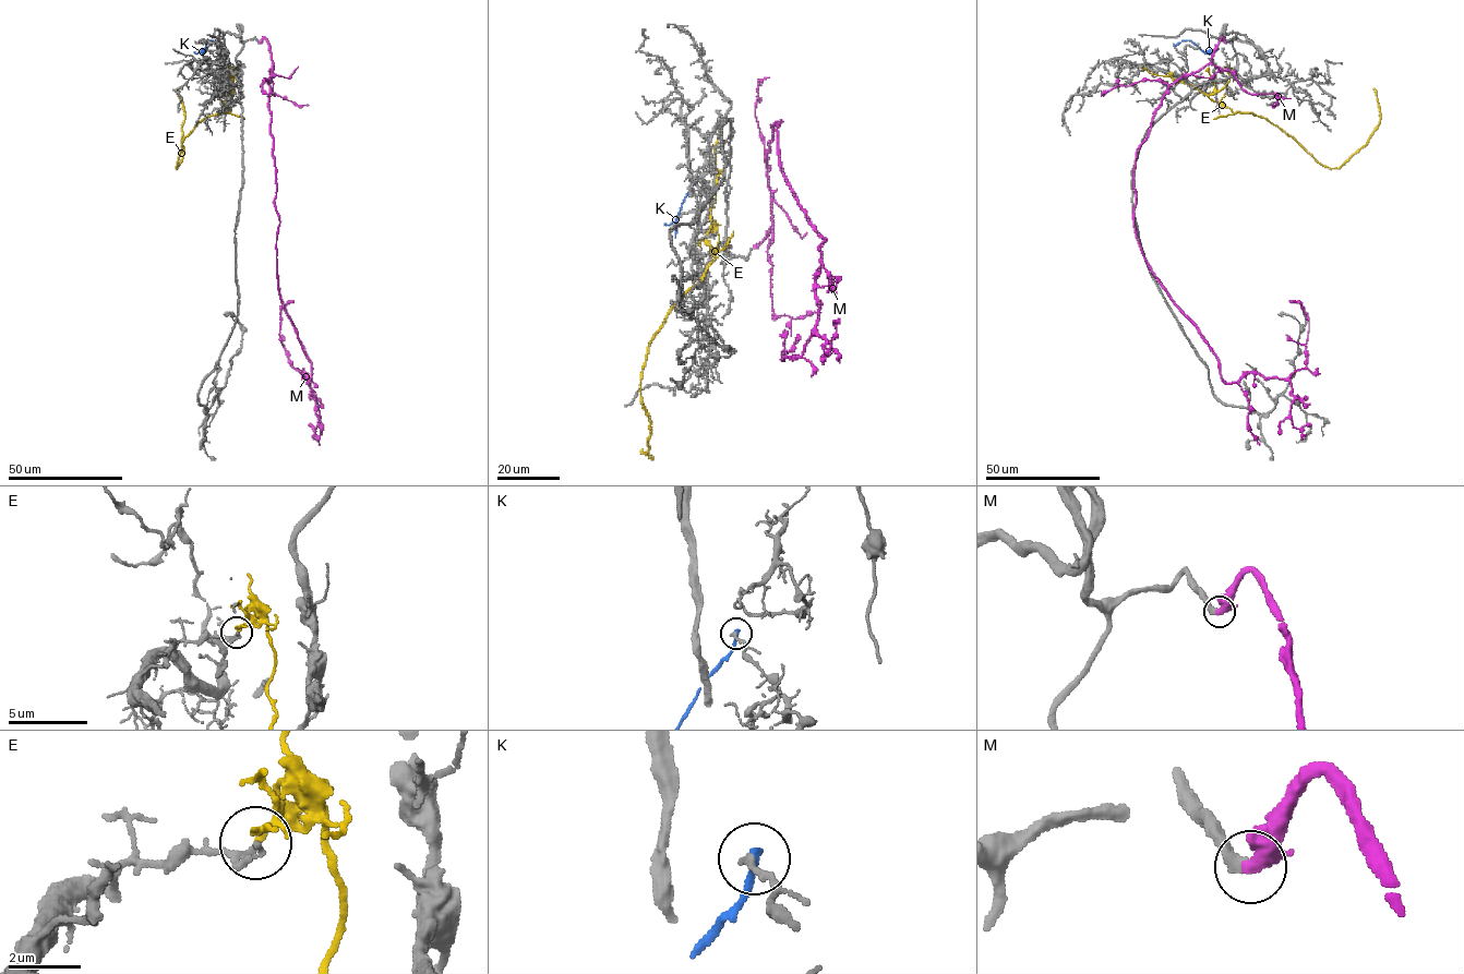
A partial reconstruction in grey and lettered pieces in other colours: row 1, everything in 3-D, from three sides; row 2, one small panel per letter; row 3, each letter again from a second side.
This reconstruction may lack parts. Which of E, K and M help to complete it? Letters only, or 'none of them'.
M

